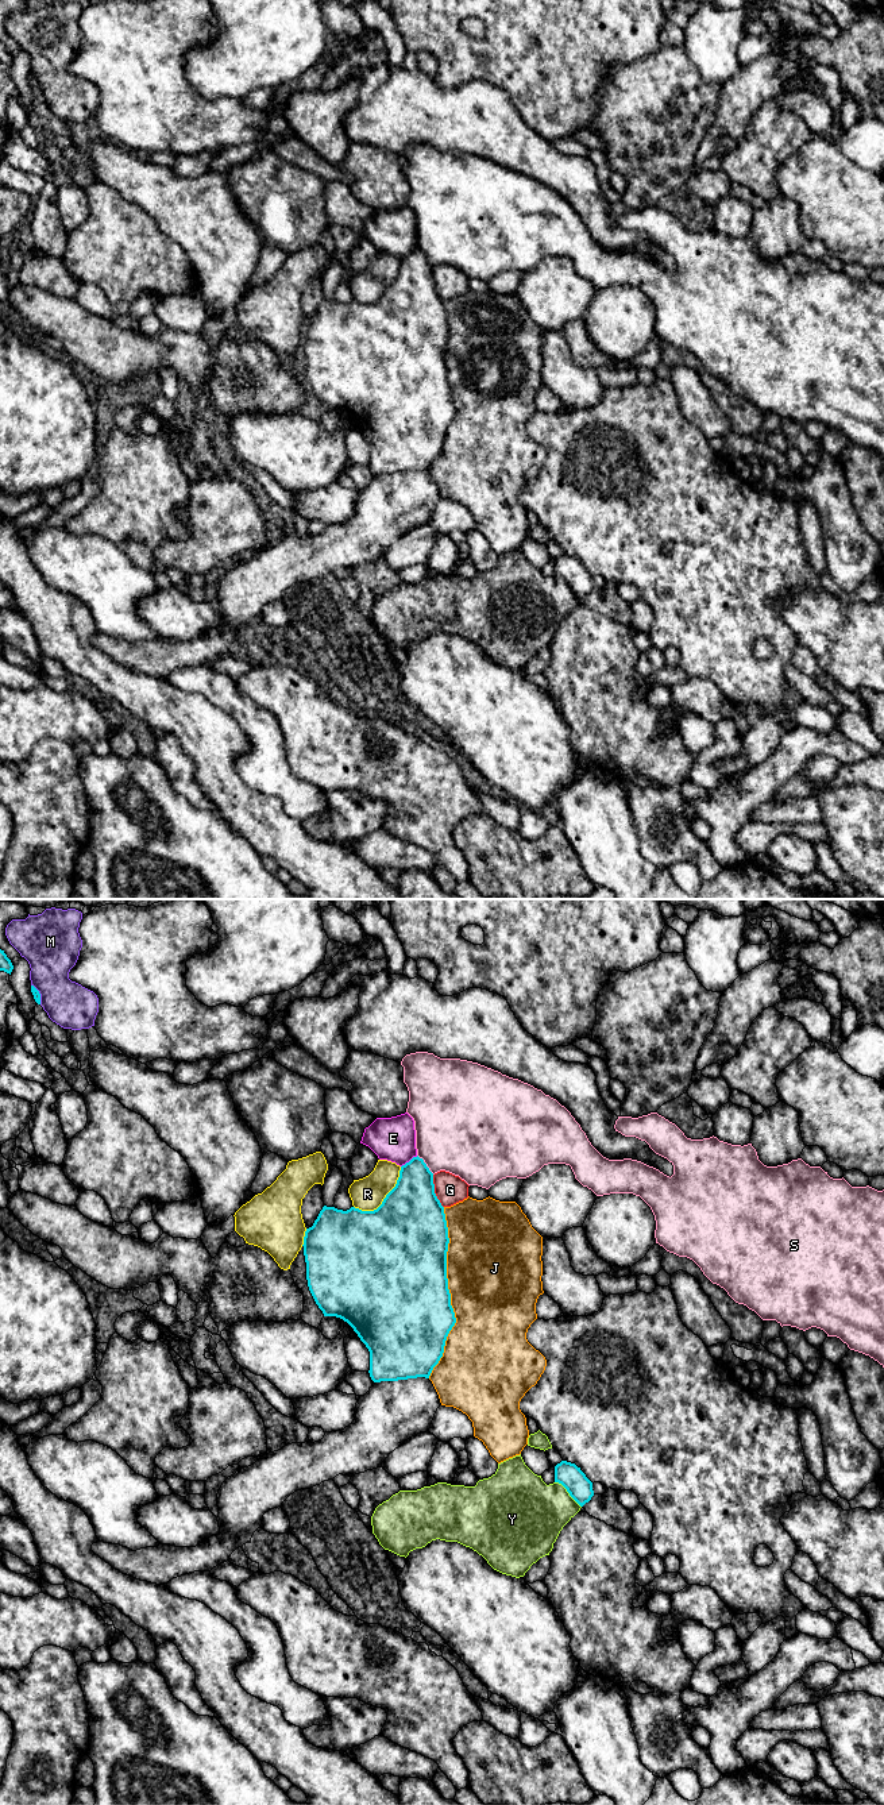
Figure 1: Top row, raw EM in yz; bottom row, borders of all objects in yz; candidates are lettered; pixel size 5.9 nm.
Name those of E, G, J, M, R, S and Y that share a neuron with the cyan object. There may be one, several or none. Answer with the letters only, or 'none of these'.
none of these

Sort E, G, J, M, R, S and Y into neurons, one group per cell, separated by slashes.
E / G / J / M / R / S / Y

